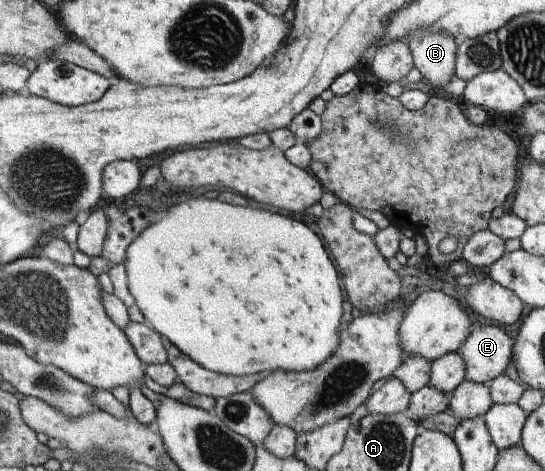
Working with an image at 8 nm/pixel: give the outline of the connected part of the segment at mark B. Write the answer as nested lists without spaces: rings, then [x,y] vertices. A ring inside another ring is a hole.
[[[414,31],[403,42],[410,47],[416,69],[436,89],[447,85],[456,76],[459,39],[448,33]]]

